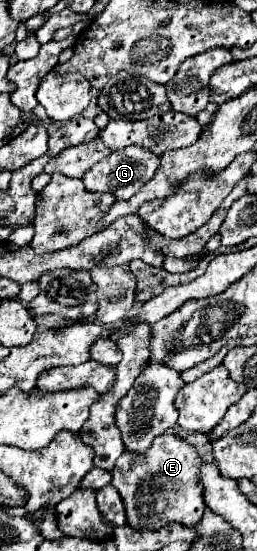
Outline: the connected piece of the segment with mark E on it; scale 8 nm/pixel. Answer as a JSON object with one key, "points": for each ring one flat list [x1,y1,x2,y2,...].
{"points":[[172,430,154,438,150,448,142,454,124,452,112,470,112,486,126,502,128,524,136,530,158,530,170,522,192,526,200,522,206,504,202,500,202,486,198,484,198,468,202,460,196,448]]}

